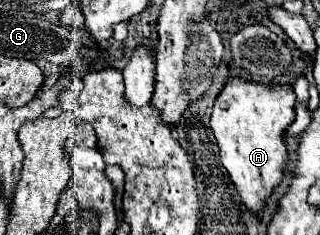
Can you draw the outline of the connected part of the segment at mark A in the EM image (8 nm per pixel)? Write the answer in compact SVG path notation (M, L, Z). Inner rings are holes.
M230 77L222 87L214 109L210 127L220 147L220 161L228 169L246 207L258 211L270 197L270 191L282 181L288 153L284 147L284 131L294 121L296 95L290 85L264 87L260 83Z

